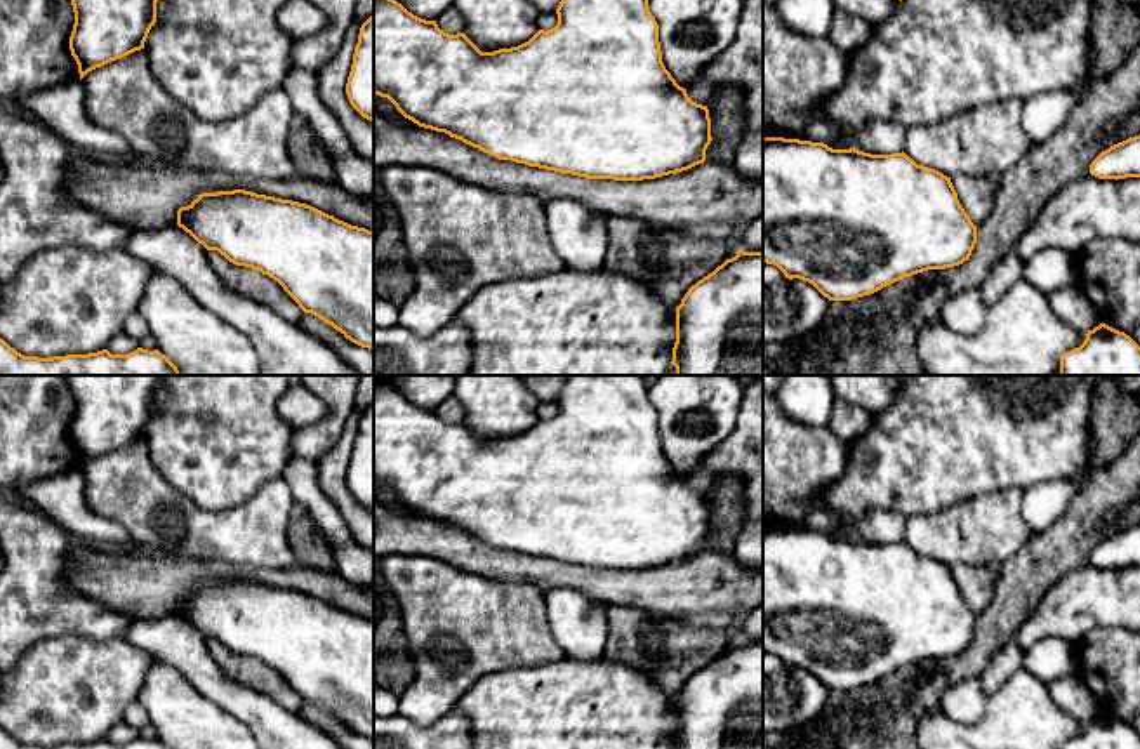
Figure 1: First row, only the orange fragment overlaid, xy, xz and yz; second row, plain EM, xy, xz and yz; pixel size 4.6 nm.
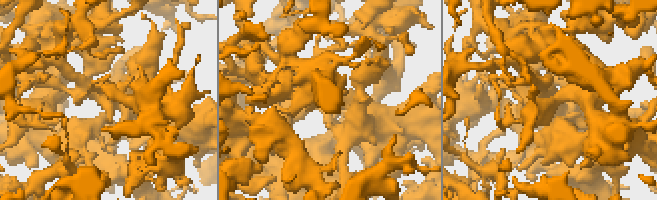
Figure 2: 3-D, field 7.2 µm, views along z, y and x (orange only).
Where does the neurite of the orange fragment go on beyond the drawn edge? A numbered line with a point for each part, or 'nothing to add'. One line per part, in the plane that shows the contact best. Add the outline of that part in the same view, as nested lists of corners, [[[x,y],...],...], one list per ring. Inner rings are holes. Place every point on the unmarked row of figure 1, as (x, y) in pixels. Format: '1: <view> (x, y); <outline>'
nothing to add

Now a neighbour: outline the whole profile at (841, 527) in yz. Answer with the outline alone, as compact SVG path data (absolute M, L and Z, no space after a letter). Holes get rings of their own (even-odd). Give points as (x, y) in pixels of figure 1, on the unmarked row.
M839 513L832 521L832 528L824 534L832 539L850 539L853 537L853 523L848 520L846 514Z

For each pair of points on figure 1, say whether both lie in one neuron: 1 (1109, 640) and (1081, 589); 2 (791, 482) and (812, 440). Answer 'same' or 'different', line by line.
1: different
2: same

